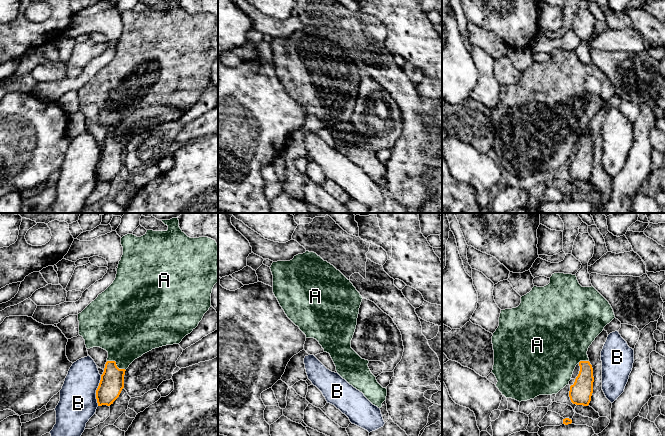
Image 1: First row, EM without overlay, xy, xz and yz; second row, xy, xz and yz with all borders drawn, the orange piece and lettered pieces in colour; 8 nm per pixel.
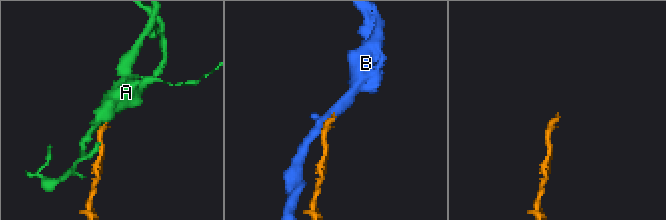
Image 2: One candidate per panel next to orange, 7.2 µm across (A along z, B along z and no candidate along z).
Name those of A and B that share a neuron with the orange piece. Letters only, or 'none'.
none

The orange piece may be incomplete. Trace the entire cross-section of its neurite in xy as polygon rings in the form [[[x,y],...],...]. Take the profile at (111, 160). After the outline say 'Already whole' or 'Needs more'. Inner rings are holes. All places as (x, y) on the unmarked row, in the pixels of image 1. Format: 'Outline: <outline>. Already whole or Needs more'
Outline: [[[107,137],[96,166],[98,182],[110,182],[124,164],[125,145],[119,145],[115,137]]]. Already whole

